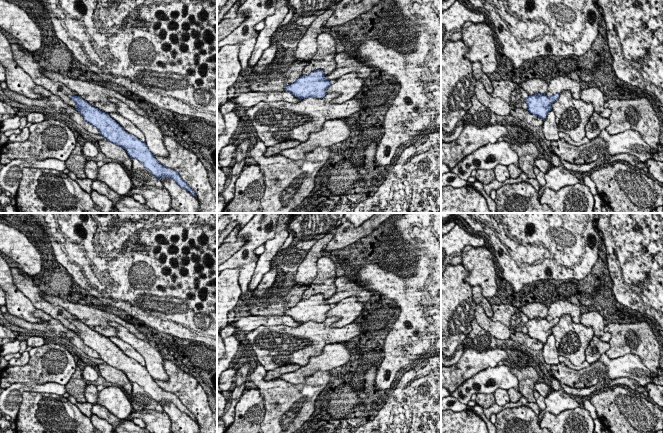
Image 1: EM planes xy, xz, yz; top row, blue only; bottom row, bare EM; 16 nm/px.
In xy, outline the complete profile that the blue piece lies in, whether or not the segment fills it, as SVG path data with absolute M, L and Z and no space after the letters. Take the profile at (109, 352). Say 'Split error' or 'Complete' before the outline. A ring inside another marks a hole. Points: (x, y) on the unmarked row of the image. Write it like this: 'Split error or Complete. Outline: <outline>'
Complete. Outline: M69 319L69 322L75 326L75 333L83 340L84 344L96 351L106 364L124 372L130 382L139 384L158 403L171 402L181 412L186 413L197 422L195 416L176 395L158 386L146 367L125 355L110 341L109 337L90 329L79 320Z

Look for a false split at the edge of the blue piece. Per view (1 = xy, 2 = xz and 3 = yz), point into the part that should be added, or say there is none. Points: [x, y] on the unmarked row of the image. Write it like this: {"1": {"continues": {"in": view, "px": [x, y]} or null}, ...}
{"1": {"continues": null}, "2": {"continues": null}, "3": {"continues": null}}

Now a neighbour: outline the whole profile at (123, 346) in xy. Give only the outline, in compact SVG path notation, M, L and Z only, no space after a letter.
M111 336L109 338L110 338L110 341L114 343L125 355L136 360L142 366L146 365L146 362L143 356L140 353L138 353L134 348L132 348L129 344L124 342L121 338L117 336Z

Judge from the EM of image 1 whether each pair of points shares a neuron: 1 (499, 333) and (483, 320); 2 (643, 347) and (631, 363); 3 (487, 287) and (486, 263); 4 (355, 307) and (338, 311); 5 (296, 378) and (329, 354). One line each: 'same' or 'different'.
1: same
2: different
3: same
4: same
5: same

